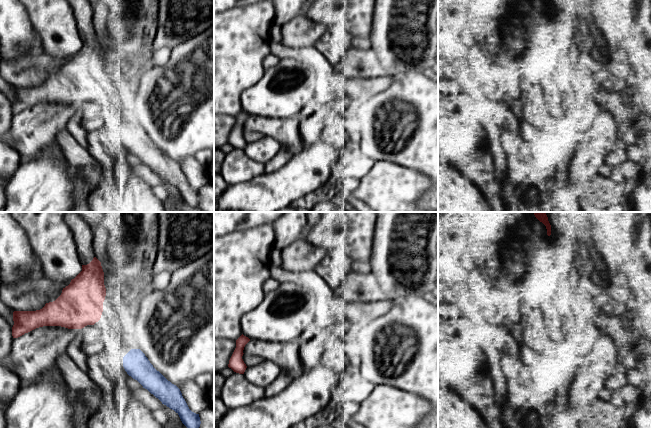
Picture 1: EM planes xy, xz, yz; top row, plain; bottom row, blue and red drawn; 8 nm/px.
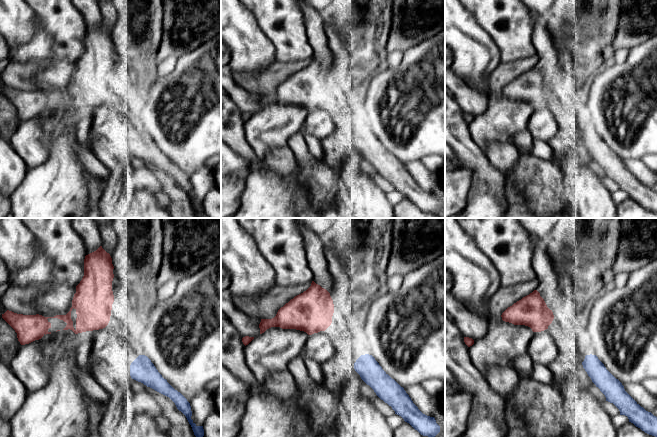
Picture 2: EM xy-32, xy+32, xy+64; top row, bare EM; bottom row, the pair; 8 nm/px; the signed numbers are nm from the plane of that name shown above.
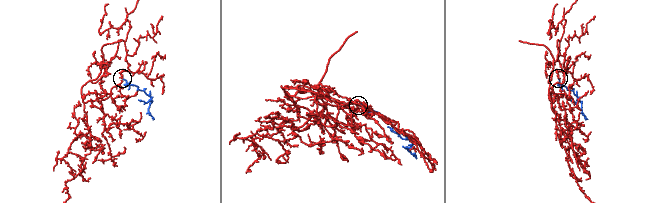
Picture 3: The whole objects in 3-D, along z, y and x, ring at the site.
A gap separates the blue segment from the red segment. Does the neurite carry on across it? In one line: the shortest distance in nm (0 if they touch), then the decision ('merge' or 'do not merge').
360 nm | merge

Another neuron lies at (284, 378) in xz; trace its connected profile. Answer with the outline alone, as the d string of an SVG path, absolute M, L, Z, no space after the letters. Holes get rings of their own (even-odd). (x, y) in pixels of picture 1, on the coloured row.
M282 370L277 379L265 387L265 397L278 395L286 385L291 383L291 381L291 375L287 371Z

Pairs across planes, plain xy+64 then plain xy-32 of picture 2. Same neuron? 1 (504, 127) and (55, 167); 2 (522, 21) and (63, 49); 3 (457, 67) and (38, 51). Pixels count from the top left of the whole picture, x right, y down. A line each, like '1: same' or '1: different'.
1: different
2: same
3: different

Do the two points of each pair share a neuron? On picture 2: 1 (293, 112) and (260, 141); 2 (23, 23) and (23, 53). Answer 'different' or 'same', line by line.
1: same
2: different

